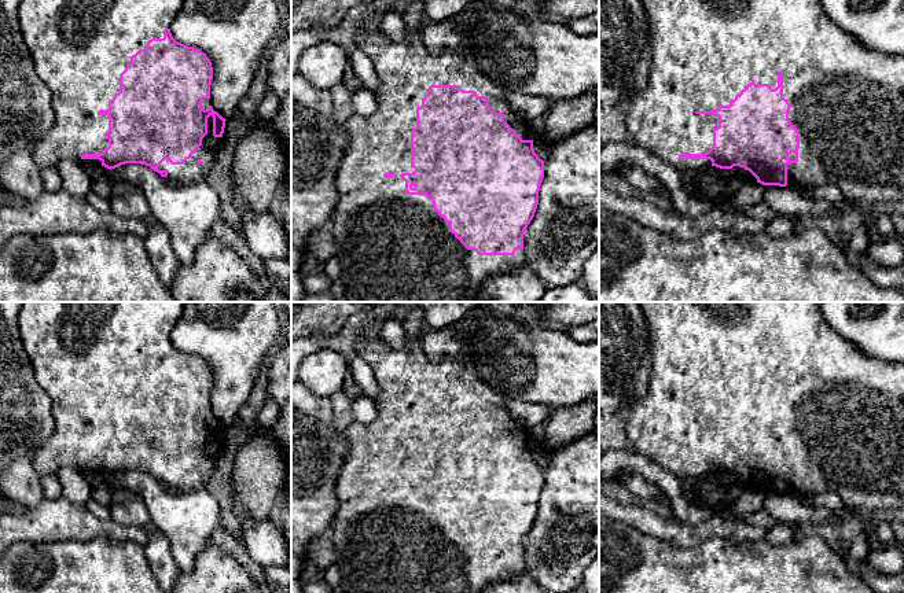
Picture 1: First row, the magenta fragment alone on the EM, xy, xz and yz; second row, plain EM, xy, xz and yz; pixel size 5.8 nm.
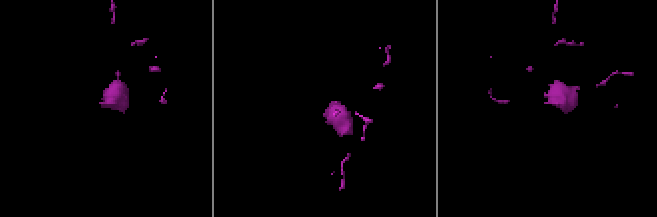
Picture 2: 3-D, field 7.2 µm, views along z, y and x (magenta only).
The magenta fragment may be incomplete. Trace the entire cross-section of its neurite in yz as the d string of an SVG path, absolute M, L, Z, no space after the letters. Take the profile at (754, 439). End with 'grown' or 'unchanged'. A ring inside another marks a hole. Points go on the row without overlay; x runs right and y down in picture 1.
M639 302L648 327L651 373L648 390L629 405L626 437L632 449L654 460L681 480L716 474L749 478L762 493L794 496L835 493L845 508L863 513L904 509L904 362L885 362L863 353L835 332L819 310L819 302Z; grown

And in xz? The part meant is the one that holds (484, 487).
M375 335L360 339L357 356L372 368L381 394L372 401L376 417L370 424L350 424L342 434L349 450L337 478L335 496L338 508L332 520L332 539L338 555L337 566L342 574L343 593L481 593L485 588L510 581L525 572L523 542L534 524L539 498L544 486L544 468L533 457L526 428L512 419L506 398L481 382L463 362L444 358L430 361L420 342L393 349Z; grown

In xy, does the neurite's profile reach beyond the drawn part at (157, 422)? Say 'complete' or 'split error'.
split error

